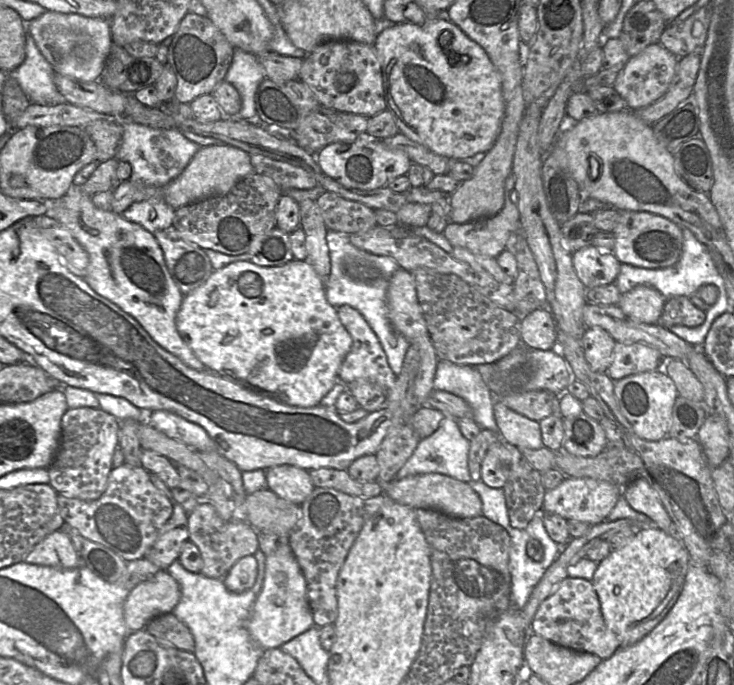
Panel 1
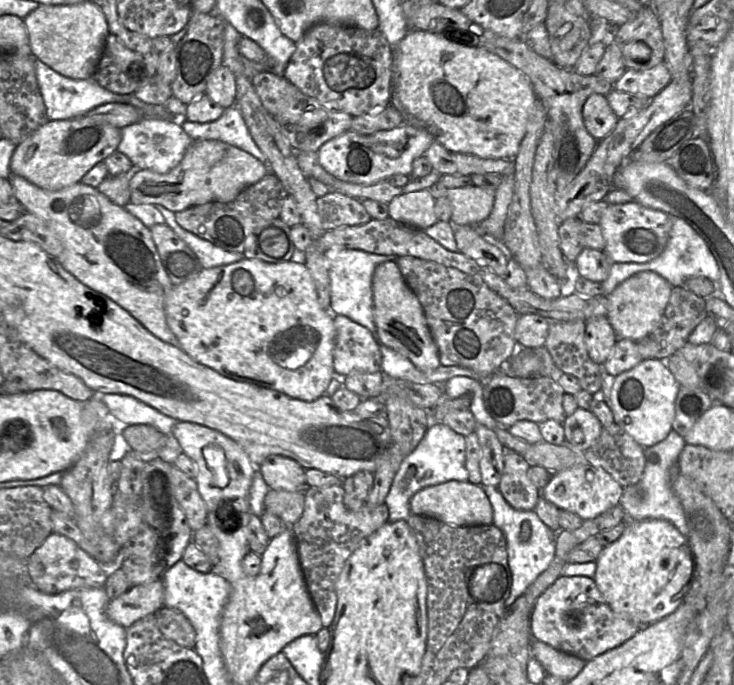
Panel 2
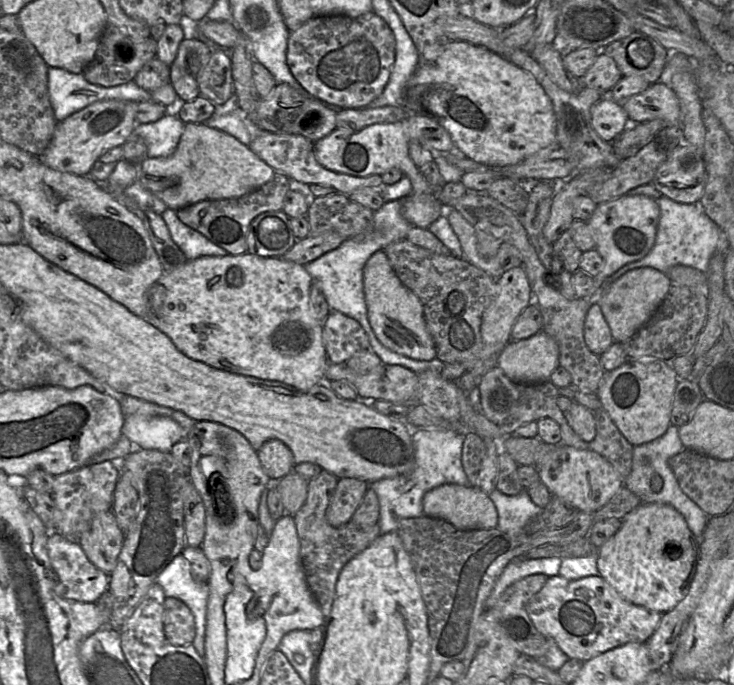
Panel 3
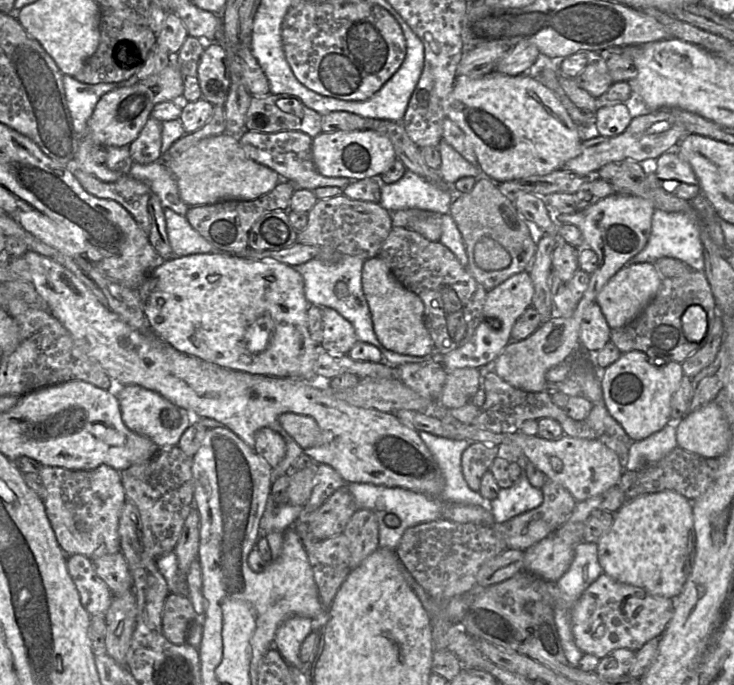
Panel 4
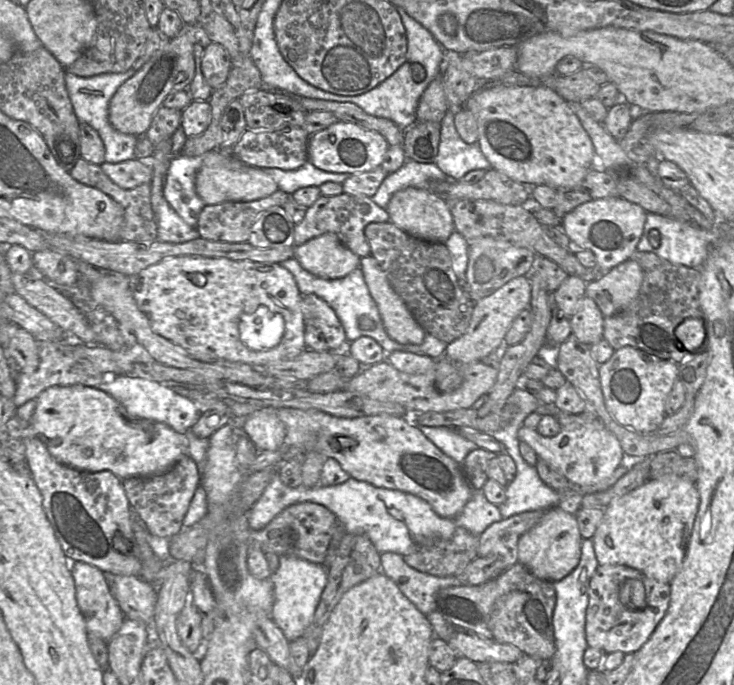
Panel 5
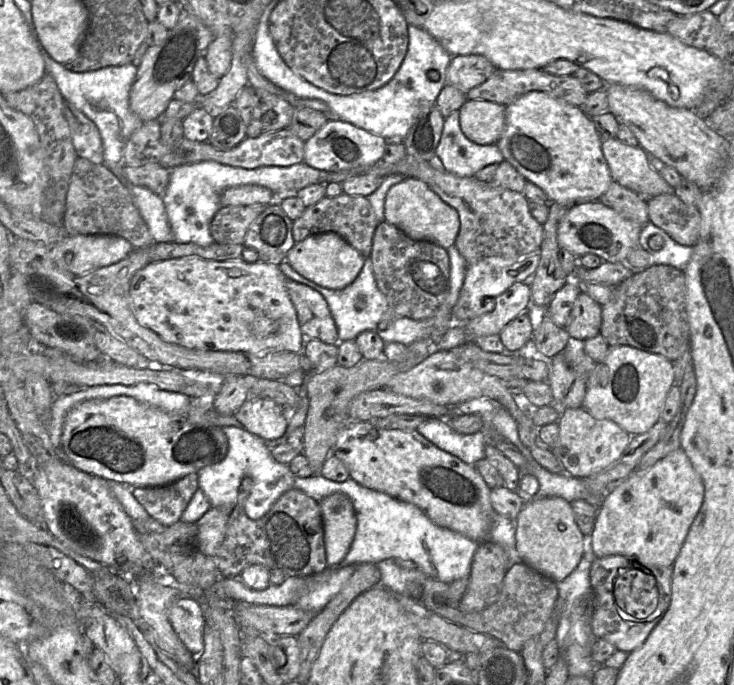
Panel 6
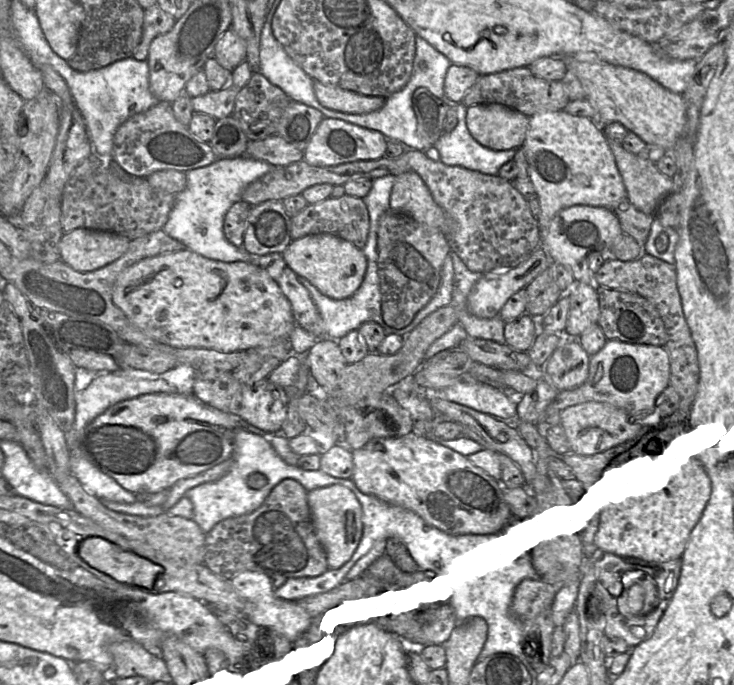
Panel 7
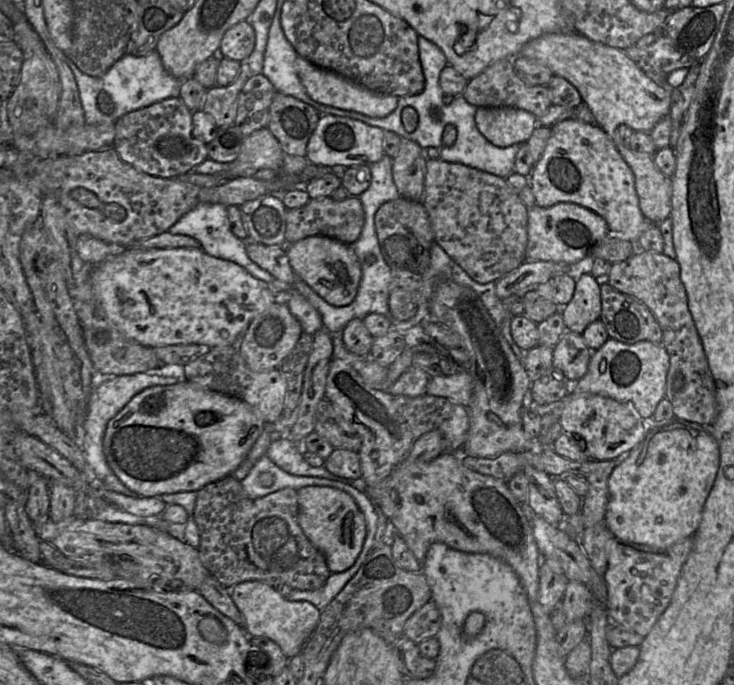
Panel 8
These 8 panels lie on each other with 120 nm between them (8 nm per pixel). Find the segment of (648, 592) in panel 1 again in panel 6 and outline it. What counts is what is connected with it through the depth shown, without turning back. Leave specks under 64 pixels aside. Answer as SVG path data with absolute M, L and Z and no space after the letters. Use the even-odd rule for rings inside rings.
M679 448L650 468L635 469L606 493L599 505L594 529L587 539L587 545L596 558L622 555L644 565L672 566L700 510L703 499L703 481L686 453Z

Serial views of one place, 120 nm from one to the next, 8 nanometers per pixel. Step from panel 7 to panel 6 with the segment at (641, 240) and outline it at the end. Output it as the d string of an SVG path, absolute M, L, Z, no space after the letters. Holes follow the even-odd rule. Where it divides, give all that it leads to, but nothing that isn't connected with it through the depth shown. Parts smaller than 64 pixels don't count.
M614 180L598 201L640 226L650 221L646 198Z

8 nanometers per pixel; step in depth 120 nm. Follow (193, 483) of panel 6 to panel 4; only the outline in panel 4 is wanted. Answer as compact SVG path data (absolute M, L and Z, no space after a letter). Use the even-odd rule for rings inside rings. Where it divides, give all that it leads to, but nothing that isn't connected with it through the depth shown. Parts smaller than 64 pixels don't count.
M178 446L159 449L149 460L132 465L120 471L126 500L139 510L142 521L142 543L151 558L157 560L162 555L174 552L184 521L193 506L192 457L187 456Z

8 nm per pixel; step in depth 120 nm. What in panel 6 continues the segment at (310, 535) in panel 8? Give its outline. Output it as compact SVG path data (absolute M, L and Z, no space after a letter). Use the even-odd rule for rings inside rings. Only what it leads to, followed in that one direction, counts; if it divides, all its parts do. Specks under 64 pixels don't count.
M334 493L319 502L324 545L328 567L337 567L344 560L353 542L357 518L351 500L342 493Z

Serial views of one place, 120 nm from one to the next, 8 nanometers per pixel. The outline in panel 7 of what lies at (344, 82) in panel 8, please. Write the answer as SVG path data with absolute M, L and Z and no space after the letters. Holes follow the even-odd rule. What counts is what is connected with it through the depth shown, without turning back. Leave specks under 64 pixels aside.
M313 80L313 88L322 106L339 112L365 114L376 111L385 104L384 97L364 96L318 80Z

